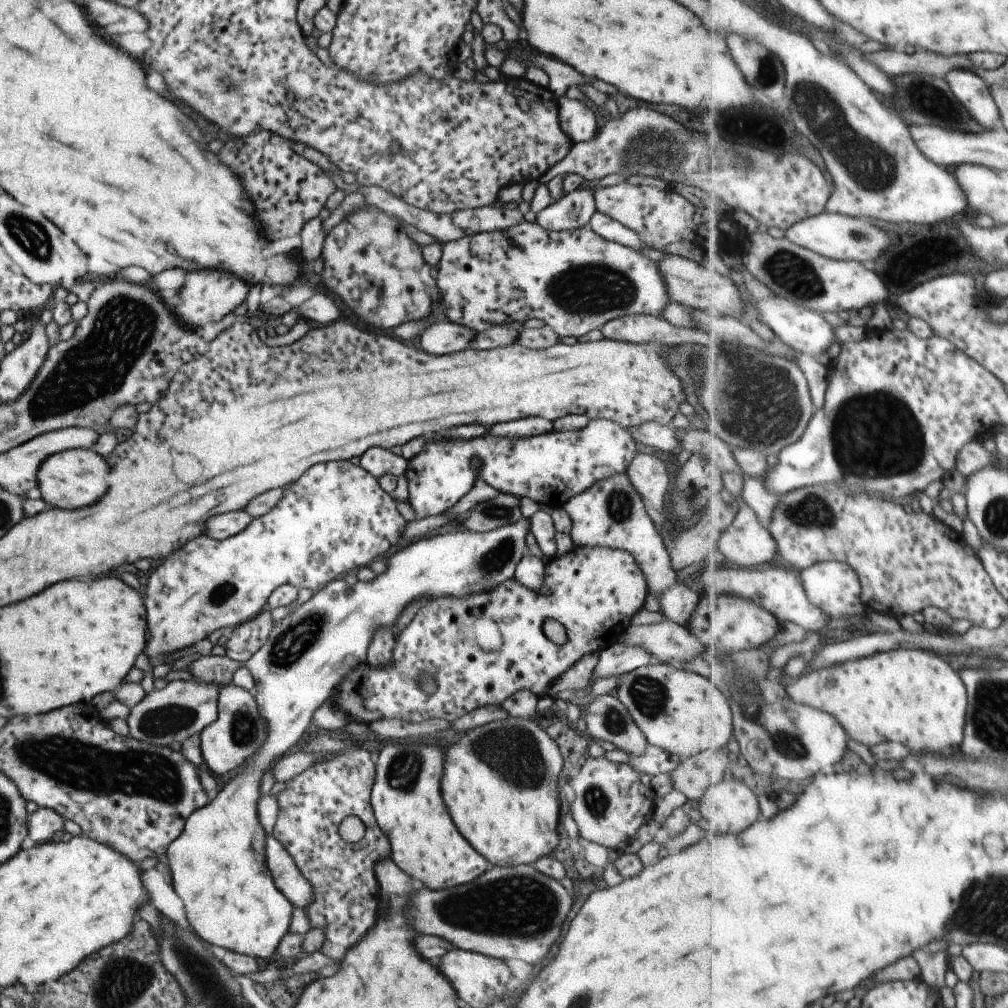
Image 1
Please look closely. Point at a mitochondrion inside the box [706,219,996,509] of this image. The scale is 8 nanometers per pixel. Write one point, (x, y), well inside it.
(876, 436)

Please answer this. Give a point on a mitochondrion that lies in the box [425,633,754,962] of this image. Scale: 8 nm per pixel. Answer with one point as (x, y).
(517, 905)

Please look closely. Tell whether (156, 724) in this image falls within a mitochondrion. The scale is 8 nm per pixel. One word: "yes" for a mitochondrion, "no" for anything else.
yes

